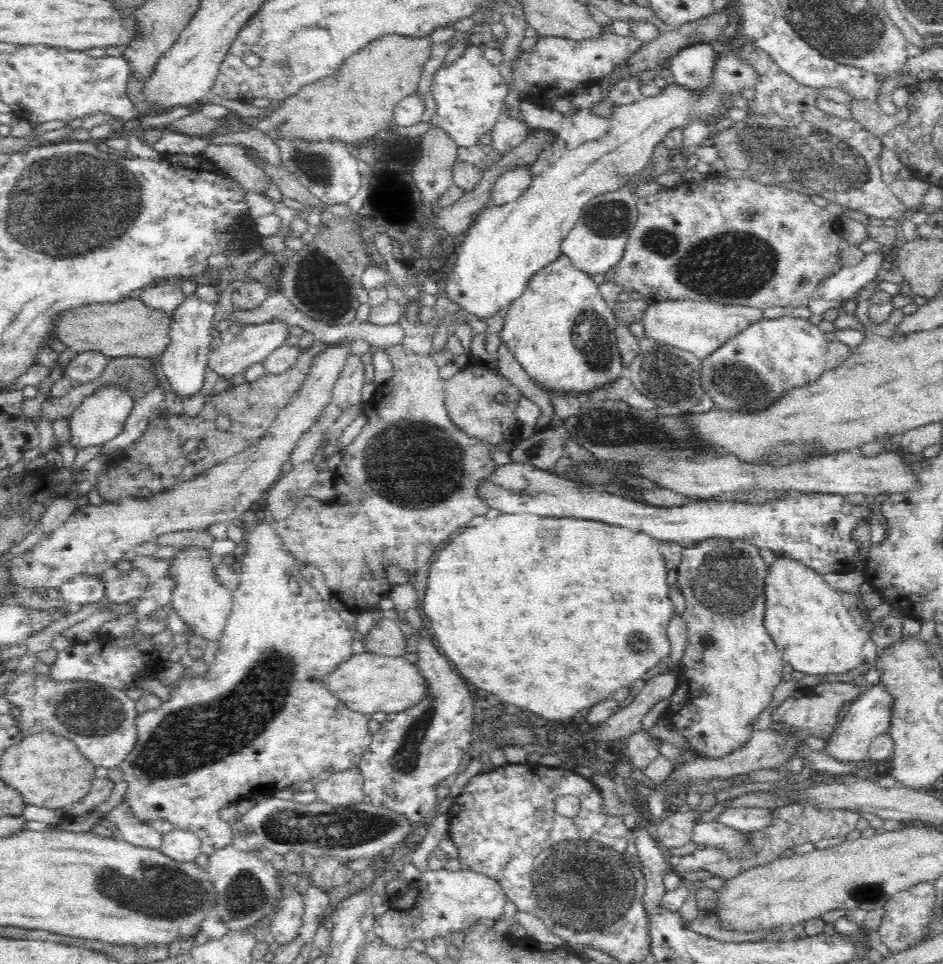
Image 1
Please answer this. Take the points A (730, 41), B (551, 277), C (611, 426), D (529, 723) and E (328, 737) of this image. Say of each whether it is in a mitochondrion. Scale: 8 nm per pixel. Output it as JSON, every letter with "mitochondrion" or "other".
{"A":"other","B":"other","C":"mitochondrion","D":"other","E":"other"}

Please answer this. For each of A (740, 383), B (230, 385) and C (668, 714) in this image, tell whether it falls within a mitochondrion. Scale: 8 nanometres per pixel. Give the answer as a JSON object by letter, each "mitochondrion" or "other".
{"A":"mitochondrion","B":"other","C":"other"}

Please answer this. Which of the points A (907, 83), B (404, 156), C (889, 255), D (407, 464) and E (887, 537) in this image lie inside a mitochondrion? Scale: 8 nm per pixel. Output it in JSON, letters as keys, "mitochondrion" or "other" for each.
{"A":"other","B":"other","C":"other","D":"mitochondrion","E":"other"}

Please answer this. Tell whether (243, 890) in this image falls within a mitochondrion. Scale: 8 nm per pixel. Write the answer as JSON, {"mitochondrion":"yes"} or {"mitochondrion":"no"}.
{"mitochondrion":"yes"}

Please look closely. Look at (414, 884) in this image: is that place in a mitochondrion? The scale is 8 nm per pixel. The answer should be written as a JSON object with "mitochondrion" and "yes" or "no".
{"mitochondrion":"no"}

